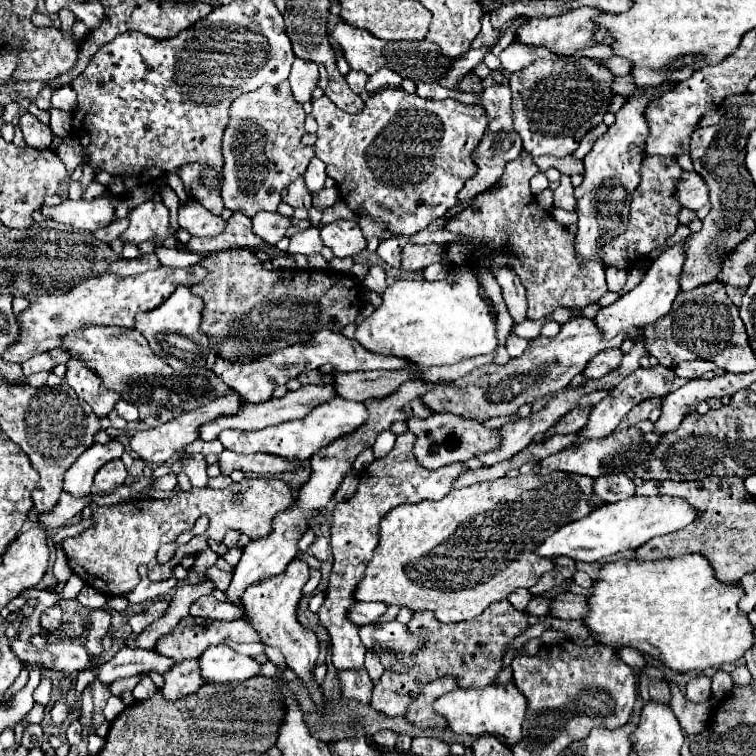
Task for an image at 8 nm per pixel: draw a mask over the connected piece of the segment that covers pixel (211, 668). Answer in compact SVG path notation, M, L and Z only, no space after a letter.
M211 645L199 655L199 673L203 683L245 681L259 671L259 663L251 657L231 651L227 645Z

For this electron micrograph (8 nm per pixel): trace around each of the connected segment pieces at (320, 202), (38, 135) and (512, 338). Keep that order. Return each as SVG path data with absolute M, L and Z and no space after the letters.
M335 187L321 189L321 191L311 193L311 195L313 195L313 207L319 209L319 211L325 211L327 207L331 207L339 199L339 191Z
M23 113L19 117L19 127L23 131L23 139L29 147L37 149L37 151L43 151L43 149L49 149L51 145L51 139L53 139L53 133L49 129L49 125L43 125L37 117L33 117L31 113Z
M510 334L506 339L505 346L510 357L517 358L524 353L525 349L527 349L528 343L528 340L520 338L515 334Z

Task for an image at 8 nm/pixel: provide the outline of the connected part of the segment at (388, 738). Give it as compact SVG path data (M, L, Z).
M381 731L379 735L373 735L373 741L379 745L379 747L383 747L383 749L393 749L393 745L395 745L395 741L397 741L397 735L393 735L391 731Z

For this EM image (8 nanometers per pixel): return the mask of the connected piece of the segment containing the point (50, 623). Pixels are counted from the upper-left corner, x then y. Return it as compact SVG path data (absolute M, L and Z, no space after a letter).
M49 607L49 609L45 609L45 613L41 615L41 627L45 629L45 631L49 631L49 633L53 633L53 631L57 631L59 627L61 627L61 607Z

